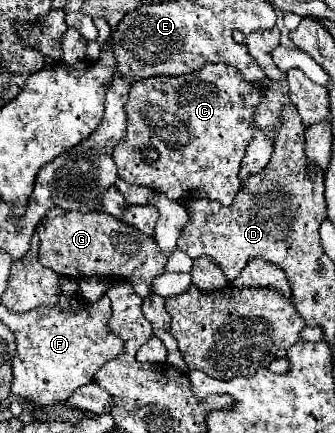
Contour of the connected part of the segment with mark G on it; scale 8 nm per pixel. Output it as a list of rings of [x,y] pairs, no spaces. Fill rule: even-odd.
[[[53,207],[39,221],[37,235],[41,239],[39,261],[57,275],[77,281],[89,277],[113,277],[125,279],[133,287],[135,281],[149,285],[155,275],[163,273],[167,263],[167,257],[159,253],[153,237],[139,233],[139,229],[111,217],[109,213],[81,213]]]

